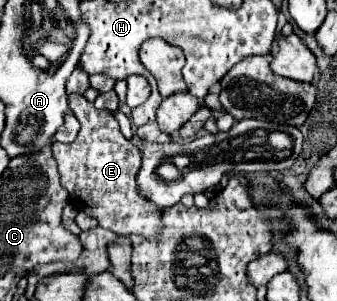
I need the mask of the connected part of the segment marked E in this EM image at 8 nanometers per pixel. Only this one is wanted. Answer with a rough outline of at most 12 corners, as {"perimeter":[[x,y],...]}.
{"perimeter":[[68,95],[74,143],[54,143],[70,203],[114,233],[152,237],[138,147],[112,111]]}

